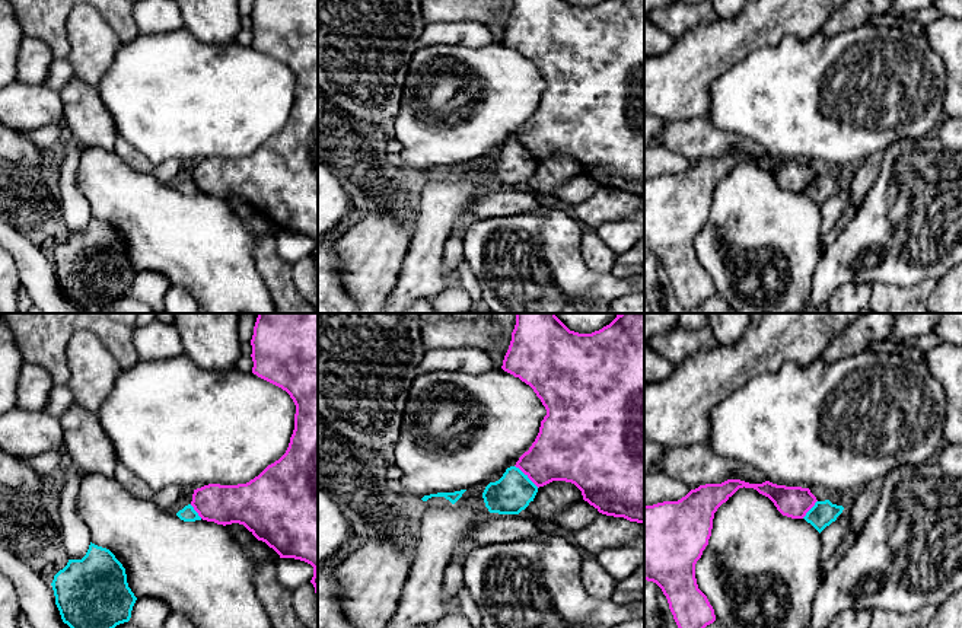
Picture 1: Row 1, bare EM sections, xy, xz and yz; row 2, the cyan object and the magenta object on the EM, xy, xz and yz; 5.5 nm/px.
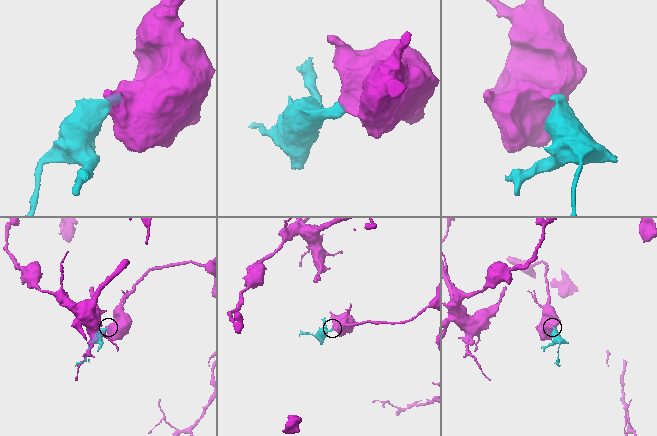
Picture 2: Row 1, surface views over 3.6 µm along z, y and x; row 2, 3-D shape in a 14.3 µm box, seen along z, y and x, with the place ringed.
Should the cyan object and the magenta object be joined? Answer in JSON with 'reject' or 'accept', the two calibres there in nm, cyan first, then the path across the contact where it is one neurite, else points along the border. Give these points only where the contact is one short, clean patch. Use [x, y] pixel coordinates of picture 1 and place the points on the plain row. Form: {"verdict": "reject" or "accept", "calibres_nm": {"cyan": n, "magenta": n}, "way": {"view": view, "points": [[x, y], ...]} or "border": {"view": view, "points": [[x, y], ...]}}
{"verdict": "reject", "calibres_nm": {"cyan": 220, "magenta": 340}, "border": {"view": "xz", "points": [[515, 139], [538, 161]]}}

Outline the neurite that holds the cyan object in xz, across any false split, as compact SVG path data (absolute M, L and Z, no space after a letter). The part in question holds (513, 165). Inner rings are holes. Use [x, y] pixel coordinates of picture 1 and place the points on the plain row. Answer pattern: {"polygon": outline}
{"polygon": "M510 140L503 150L490 156L482 172L490 187L519 188L533 175L538 160L519 141Z"}

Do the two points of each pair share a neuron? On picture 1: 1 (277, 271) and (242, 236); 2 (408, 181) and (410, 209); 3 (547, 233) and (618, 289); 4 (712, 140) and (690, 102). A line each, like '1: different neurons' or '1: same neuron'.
1: different neurons
2: same neuron
3: same neuron
4: different neurons

